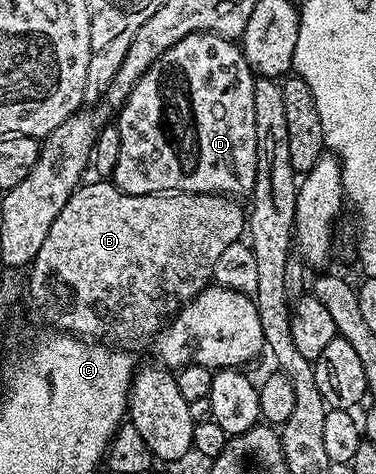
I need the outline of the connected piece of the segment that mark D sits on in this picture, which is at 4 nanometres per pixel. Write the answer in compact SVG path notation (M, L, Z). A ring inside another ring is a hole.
M216 32L189 34L169 46L118 109L121 155L117 158L113 183L125 194L218 192L232 198L246 197L253 190L257 174L257 134L253 131L255 81L242 47Z

